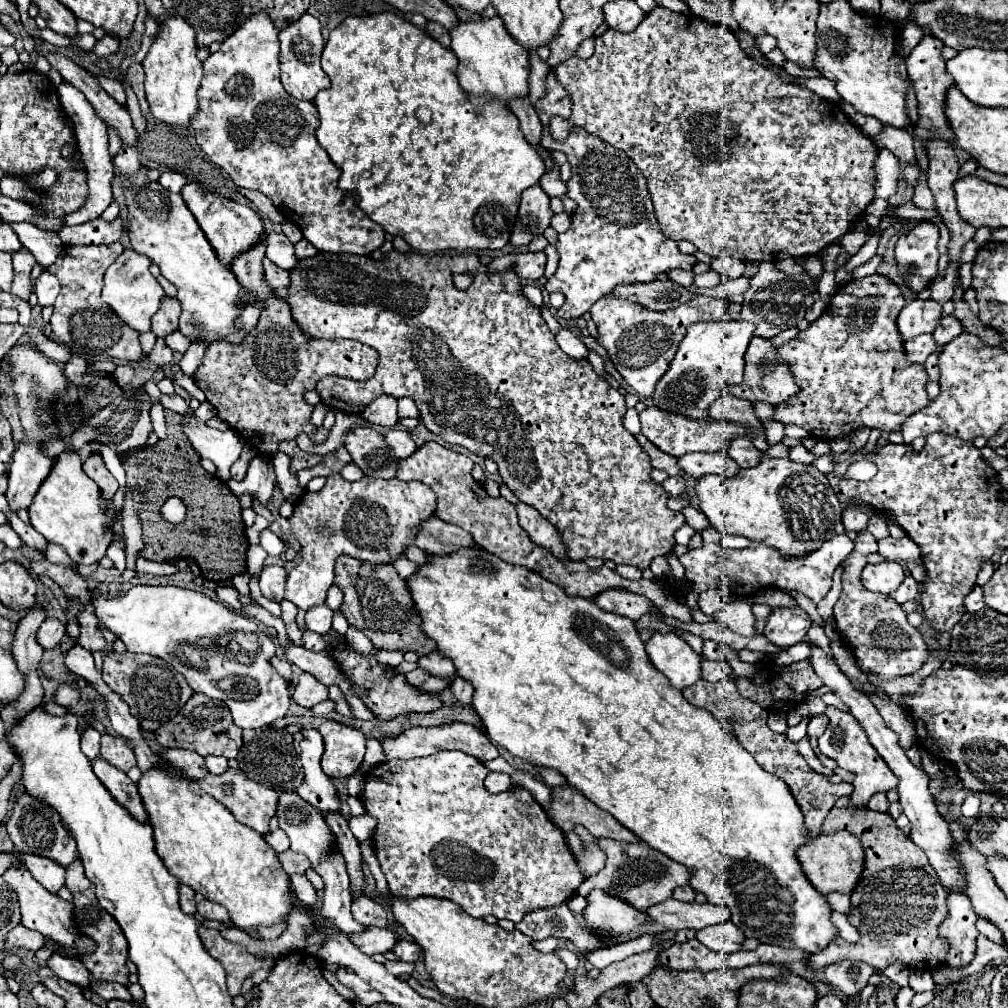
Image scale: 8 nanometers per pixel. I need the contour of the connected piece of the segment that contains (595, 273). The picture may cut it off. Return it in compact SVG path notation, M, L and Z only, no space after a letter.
M548 71L546 93L534 107L543 127L540 145L546 151L566 153L572 167L568 197L578 203L570 229L558 235L556 241L556 249L560 253L558 269L544 285L548 293L558 291L566 297L564 305L558 309L558 317L582 317L592 307L592 303L596 303L600 297L606 297L608 291L620 283L648 283L650 279L656 279L656 275L670 269L692 271L696 257L680 253L676 241L660 233L646 179L624 151L608 145L580 127L574 127L568 139L562 143L556 143L552 137L548 137L550 117L558 115L568 119L572 107L570 93L560 87L554 71Z

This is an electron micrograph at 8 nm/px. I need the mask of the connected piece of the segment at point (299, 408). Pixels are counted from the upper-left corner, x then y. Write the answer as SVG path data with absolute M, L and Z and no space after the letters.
M266 239L232 263L232 273L242 287L238 303L264 303L258 325L238 345L224 341L210 343L192 379L206 393L206 399L216 409L216 415L226 421L230 429L234 429L260 455L274 457L282 441L296 439L300 433L310 435L316 431L310 421L314 407L304 401L306 391L312 391L326 375L348 377L356 381L370 379L378 359L372 347L366 347L358 341L308 339L296 325L288 301L276 297L274 289L264 281L264 247Z

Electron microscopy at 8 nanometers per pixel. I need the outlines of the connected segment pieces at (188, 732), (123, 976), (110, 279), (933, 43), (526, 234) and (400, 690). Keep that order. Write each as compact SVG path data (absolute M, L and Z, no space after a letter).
M194 693L190 701L184 705L184 711L176 715L176 719L164 723L164 727L156 729L156 741L162 747L174 749L188 749L196 751L198 755L220 755L226 759L234 759L242 747L242 729L232 723L228 707L222 707L208 699L202 693Z
M80 859L72 863L66 871L66 887L74 895L74 921L80 929L82 935L94 939L98 943L98 949L92 955L78 955L80 961L86 965L86 969L92 973L96 981L116 981L122 985L128 985L128 969L126 969L126 959L128 959L128 941L124 939L124 933L120 931L118 923L108 915L94 897L94 885L88 881L84 875L84 869L80 867Z
M124 249L104 275L102 299L120 315L120 319L124 319L124 323L130 323L130 327L136 329L138 333L150 331L150 319L160 309L164 295L166 295L164 289L150 273L150 259L132 249Z
M924 35L920 45L916 45L916 49L910 53L910 57L906 59L906 69L908 69L908 77L914 81L914 91L916 91L916 99L918 99L918 115L920 121L916 125L916 133L924 143L924 131L928 131L928 125L932 127L932 131L940 131L940 135L944 135L944 139L952 139L952 129L946 121L944 115L944 95L948 91L948 87L952 87L952 75L946 71L946 61L942 59L942 43L932 39L930 35Z
M540 185L528 187L522 193L520 201L520 211L518 219L510 237L512 245L528 245L532 237L544 233L544 229L550 225L552 219L552 209L550 209L550 197L542 191Z
M338 643L332 649L332 657L336 659L336 663L346 673L346 677L352 681L354 687L366 689L366 693L360 695L360 699L374 713L378 721L390 721L408 713L432 713L444 705L436 693L424 693L412 687L404 675L386 675L386 671L392 669L392 665L382 665L374 657L354 651L348 643Z

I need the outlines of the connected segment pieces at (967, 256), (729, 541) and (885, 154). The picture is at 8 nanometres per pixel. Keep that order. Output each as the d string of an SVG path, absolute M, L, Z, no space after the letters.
M972 239L966 243L966 245L962 249L960 262L962 264L973 262L977 253L978 253L979 246L976 244L976 242Z
M724 535L722 537L722 545L728 549L740 549L740 547L748 547L752 541L744 539L744 537L734 537L734 535Z
M880 149L878 163L876 163L874 171L876 171L876 175L874 175L874 183L876 183L874 185L874 197L888 199L890 195L896 193L898 179L900 179L898 159L888 149Z

